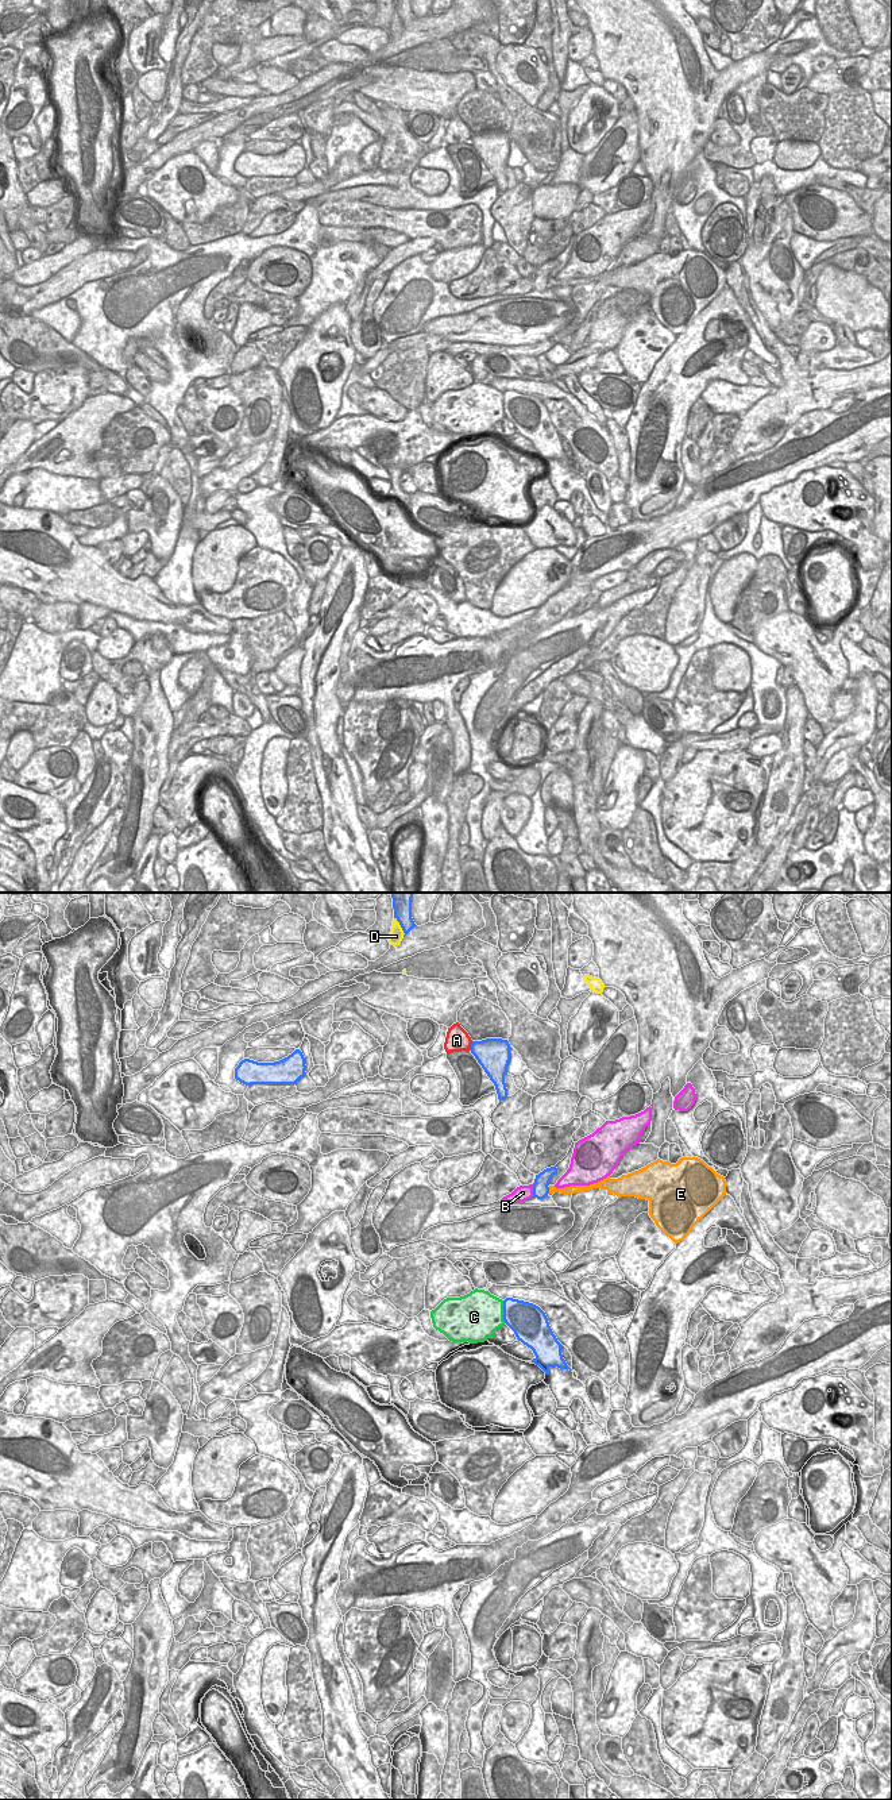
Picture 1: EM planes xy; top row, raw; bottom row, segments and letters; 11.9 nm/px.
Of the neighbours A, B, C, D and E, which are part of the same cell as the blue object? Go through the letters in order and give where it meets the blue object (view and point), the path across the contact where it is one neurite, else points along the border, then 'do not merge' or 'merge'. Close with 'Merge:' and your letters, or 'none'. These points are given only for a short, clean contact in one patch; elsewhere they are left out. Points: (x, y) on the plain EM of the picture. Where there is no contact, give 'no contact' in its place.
A: xy (471, 138) | along xy (472, 134), (468, 142) | do not merge
B: xy (533, 284) | do not merge
C: xy (504, 404) | do not merge
D: xy (400, 16) | do not merge
E: xy (548, 282) | along xy (548, 280), (549, 285) | do not merge
Merge: none

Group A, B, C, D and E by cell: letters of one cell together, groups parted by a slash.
A / B / C / D / E

